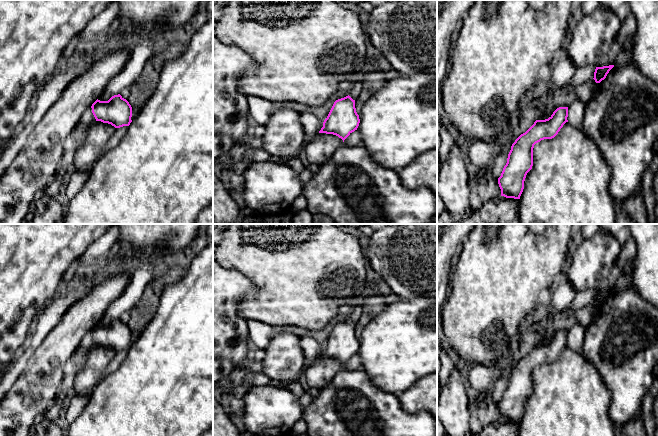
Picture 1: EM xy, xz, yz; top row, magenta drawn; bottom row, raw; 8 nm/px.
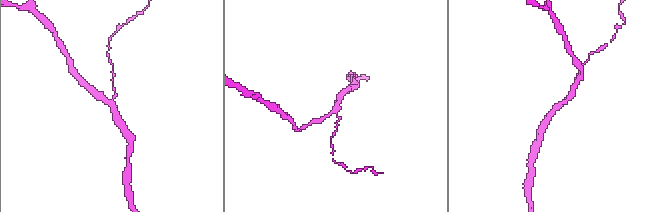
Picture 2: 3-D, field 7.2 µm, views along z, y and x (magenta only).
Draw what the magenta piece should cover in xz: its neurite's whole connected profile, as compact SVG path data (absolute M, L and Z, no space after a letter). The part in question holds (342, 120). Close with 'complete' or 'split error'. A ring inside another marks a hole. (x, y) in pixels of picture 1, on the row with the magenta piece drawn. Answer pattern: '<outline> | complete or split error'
M348 95L334 102L319 133L336 135L344 142L352 132L357 130L359 123L355 100Z | complete

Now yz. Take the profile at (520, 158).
M559 107L545 120L536 120L521 134L511 146L507 163L503 168L498 184L501 196L520 199L527 173L533 166L534 145L544 139L554 138L568 122L568 107Z | complete

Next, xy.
M120 94L112 96L108 101L97 99L91 108L96 121L111 124L115 128L129 126L132 122L132 107Z | complete

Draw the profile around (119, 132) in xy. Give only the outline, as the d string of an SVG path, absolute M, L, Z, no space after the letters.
M128 126L116 128L114 134L108 141L107 145L104 147L104 150L101 156L106 154L108 151L112 150L119 144L119 142L122 140L123 136L125 135L127 129L128 129Z

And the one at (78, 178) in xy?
M89 166L85 170L72 170L66 189L66 195L70 200L80 192L90 175L92 168L93 166Z

